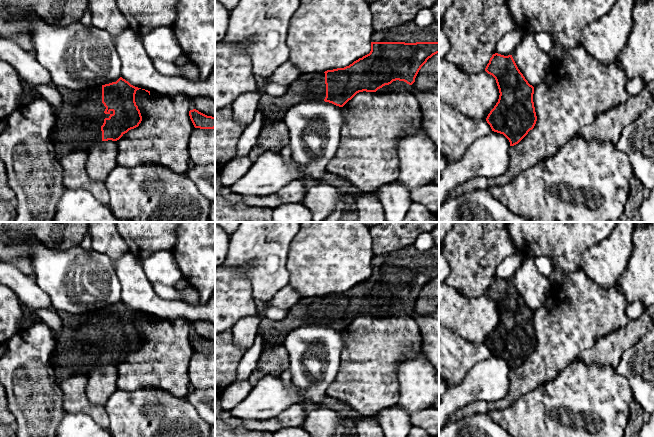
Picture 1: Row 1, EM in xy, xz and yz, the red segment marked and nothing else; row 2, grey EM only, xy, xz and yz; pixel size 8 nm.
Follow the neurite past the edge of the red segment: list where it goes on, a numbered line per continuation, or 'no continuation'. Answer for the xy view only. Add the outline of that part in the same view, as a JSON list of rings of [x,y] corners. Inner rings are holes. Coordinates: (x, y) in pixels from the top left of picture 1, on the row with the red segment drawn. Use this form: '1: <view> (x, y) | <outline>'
1: xy (78, 123) | [[[102,86],[78,91],[60,87],[58,91],[62,96],[62,107],[56,111],[56,122],[51,134],[56,156],[61,157],[74,150],[88,152],[93,145],[102,141],[101,126],[104,119],[113,114],[113,111],[104,113],[106,107],[102,103]]]

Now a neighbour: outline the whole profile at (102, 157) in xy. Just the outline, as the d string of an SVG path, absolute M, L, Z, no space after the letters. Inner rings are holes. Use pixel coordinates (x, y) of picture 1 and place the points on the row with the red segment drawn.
M101 141L91 147L88 151L86 171L89 177L97 182L105 183L108 175L118 165L118 143L117 141Z

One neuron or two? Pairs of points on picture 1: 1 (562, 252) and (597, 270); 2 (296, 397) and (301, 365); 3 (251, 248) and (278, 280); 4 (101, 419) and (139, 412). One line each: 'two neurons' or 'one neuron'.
1: two neurons
2: two neurons
3: one neuron
4: two neurons

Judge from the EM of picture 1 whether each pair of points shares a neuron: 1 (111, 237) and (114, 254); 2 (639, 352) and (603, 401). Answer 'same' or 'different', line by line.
1: same
2: different

